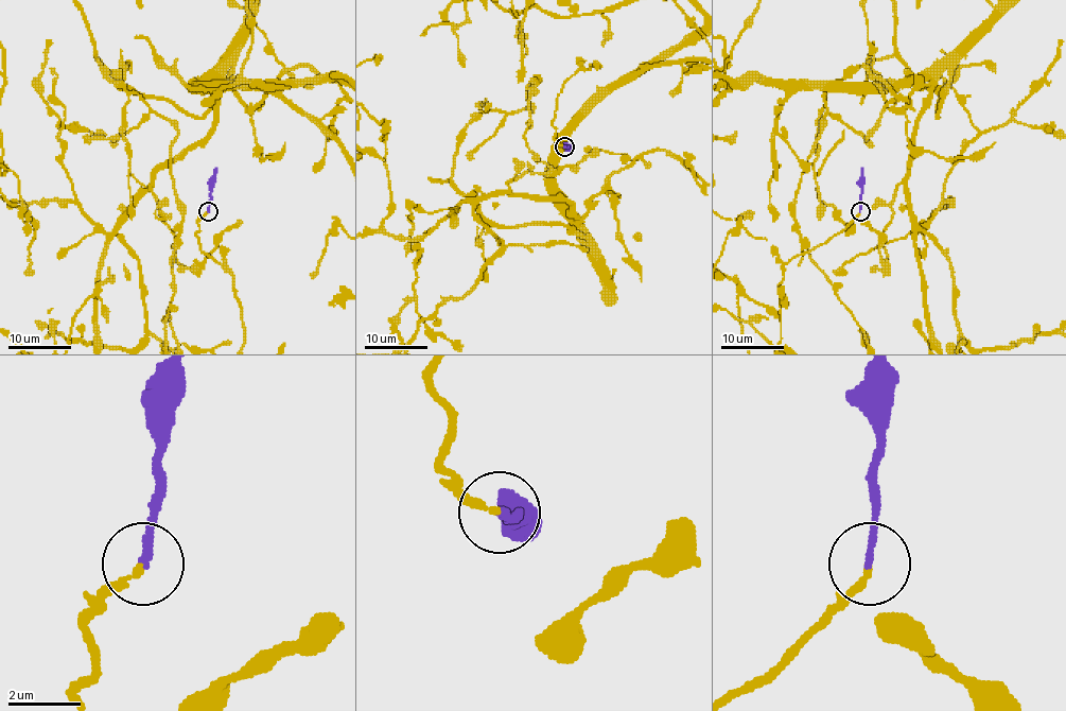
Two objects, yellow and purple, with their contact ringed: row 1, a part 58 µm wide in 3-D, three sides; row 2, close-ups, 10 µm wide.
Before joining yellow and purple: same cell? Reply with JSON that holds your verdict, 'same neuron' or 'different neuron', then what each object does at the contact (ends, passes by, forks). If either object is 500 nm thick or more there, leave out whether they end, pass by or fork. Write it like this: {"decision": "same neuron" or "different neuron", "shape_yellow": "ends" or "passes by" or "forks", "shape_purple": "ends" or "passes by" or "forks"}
{"decision": "same neuron", "shape_yellow": "ends", "shape_purple": "ends"}

